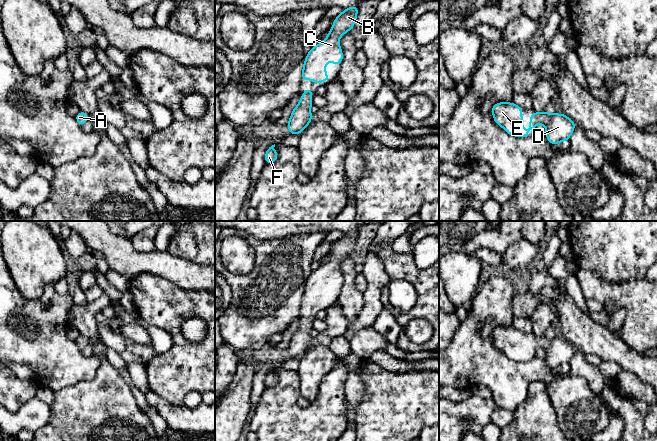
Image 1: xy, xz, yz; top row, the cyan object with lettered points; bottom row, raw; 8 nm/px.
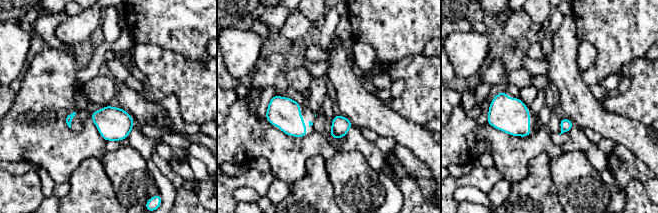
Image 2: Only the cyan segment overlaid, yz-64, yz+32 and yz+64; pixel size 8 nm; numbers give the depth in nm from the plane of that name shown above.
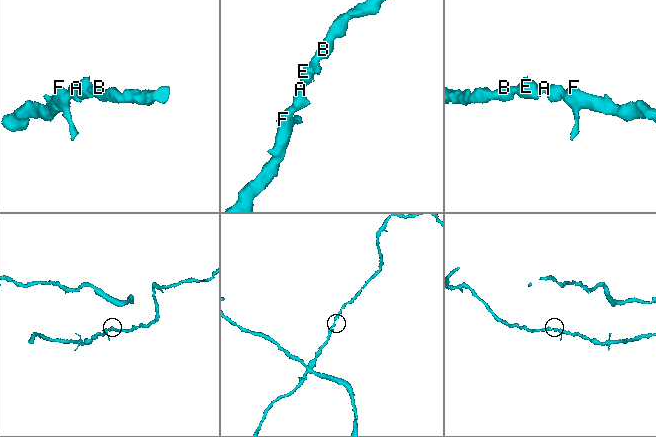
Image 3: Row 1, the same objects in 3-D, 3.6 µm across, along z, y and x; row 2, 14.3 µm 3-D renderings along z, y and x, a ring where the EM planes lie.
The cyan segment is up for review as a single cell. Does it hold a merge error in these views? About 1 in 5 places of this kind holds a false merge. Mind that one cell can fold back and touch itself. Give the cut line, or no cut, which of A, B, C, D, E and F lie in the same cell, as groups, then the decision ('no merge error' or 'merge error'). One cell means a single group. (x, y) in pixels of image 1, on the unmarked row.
no cut | A B C D E F | no merge error

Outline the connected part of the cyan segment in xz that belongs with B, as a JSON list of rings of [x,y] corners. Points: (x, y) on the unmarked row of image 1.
[[[359,230],[349,231],[333,244],[333,251],[326,263],[320,268],[313,270],[303,287],[301,304],[314,304],[318,310],[322,305],[331,302],[326,298],[325,291],[328,283],[333,288],[342,288],[343,277],[338,267],[343,258],[354,251]]]

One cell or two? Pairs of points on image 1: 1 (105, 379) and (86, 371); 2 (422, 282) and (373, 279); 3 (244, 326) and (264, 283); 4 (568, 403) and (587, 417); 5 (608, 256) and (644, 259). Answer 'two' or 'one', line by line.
1: two
2: two
3: one
4: one
5: one

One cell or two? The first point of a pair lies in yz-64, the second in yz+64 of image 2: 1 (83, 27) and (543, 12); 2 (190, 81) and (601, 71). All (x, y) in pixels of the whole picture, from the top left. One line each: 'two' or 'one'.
1: two
2: two

